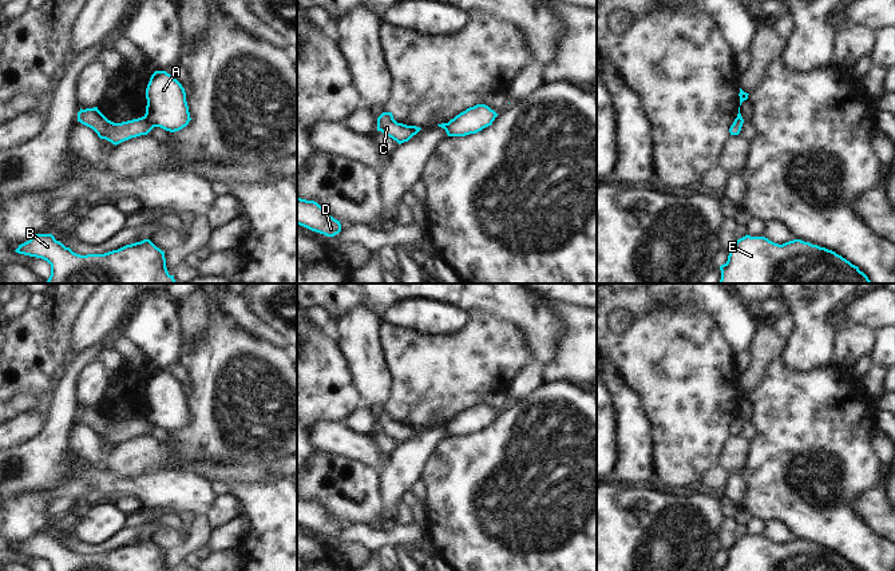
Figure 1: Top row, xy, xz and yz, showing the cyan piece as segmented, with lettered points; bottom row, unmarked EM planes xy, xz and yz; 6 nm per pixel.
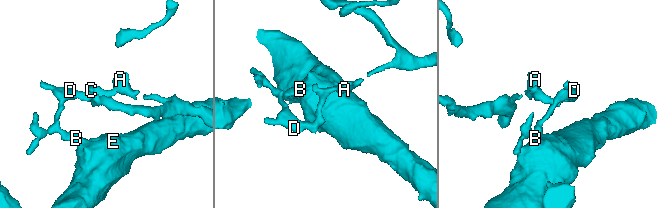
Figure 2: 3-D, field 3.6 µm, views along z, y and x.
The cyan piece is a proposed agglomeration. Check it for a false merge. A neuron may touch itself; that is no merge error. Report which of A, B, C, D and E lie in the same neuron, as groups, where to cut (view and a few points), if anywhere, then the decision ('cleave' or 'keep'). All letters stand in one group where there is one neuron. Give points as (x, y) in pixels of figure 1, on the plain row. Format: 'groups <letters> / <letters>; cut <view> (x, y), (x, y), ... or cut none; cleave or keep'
groups A / B C D E; cut xy (143, 416), (155, 425); cleave

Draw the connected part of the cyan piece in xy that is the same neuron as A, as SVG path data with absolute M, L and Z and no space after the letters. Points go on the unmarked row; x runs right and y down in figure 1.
M155 370L146 388L144 417L155 427L175 432L191 420L182 384L166 370Z

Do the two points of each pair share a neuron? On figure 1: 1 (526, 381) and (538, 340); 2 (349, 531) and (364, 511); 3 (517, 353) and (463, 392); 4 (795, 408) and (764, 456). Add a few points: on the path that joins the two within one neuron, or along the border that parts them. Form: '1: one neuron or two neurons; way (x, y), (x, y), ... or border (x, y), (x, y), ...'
1: one neuron; way (533, 371), (538, 364), (538, 351)
2: two neurons; border (380, 524), (349, 523), (341, 530)
3: one neuron; way (503, 353), (476, 379)
4: one neuron; way (795, 420), (795, 425), (776, 444)

